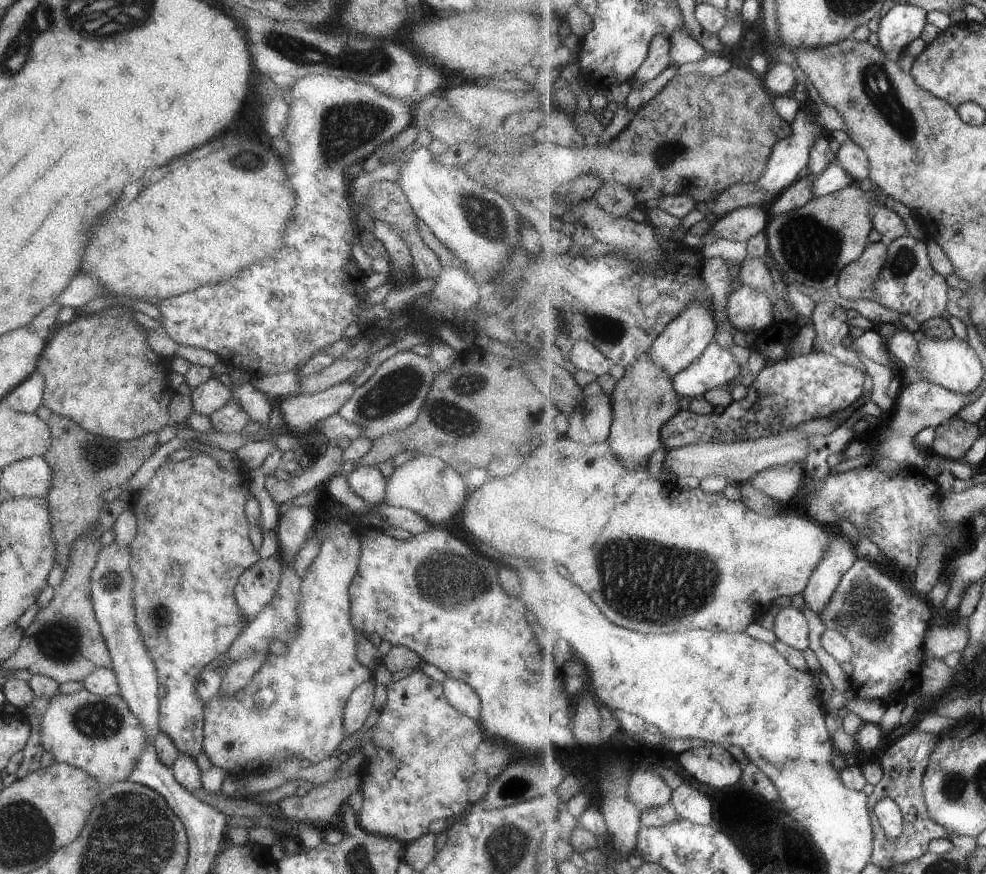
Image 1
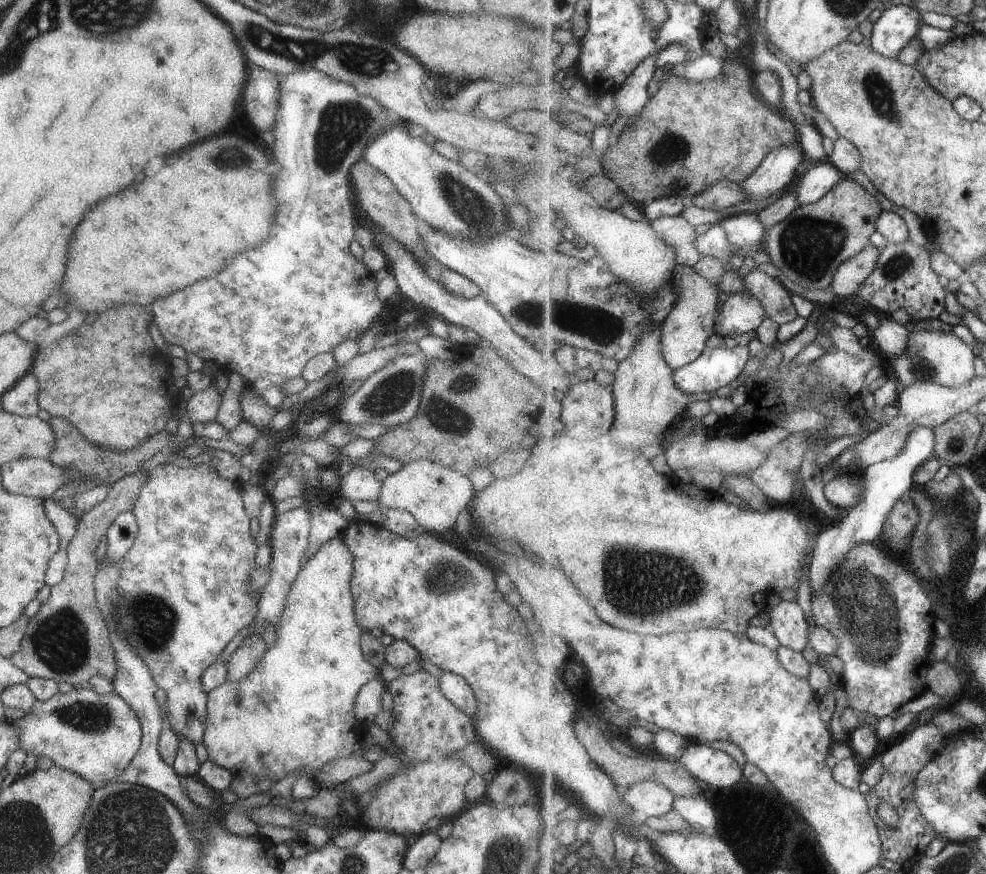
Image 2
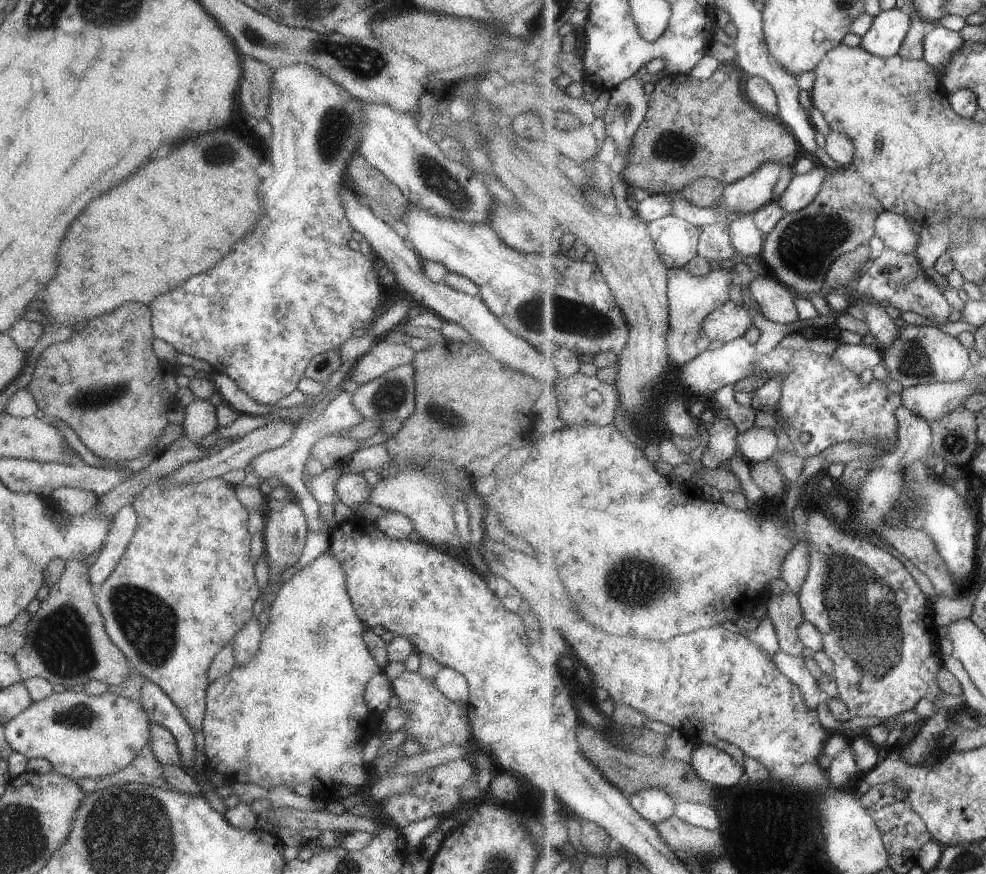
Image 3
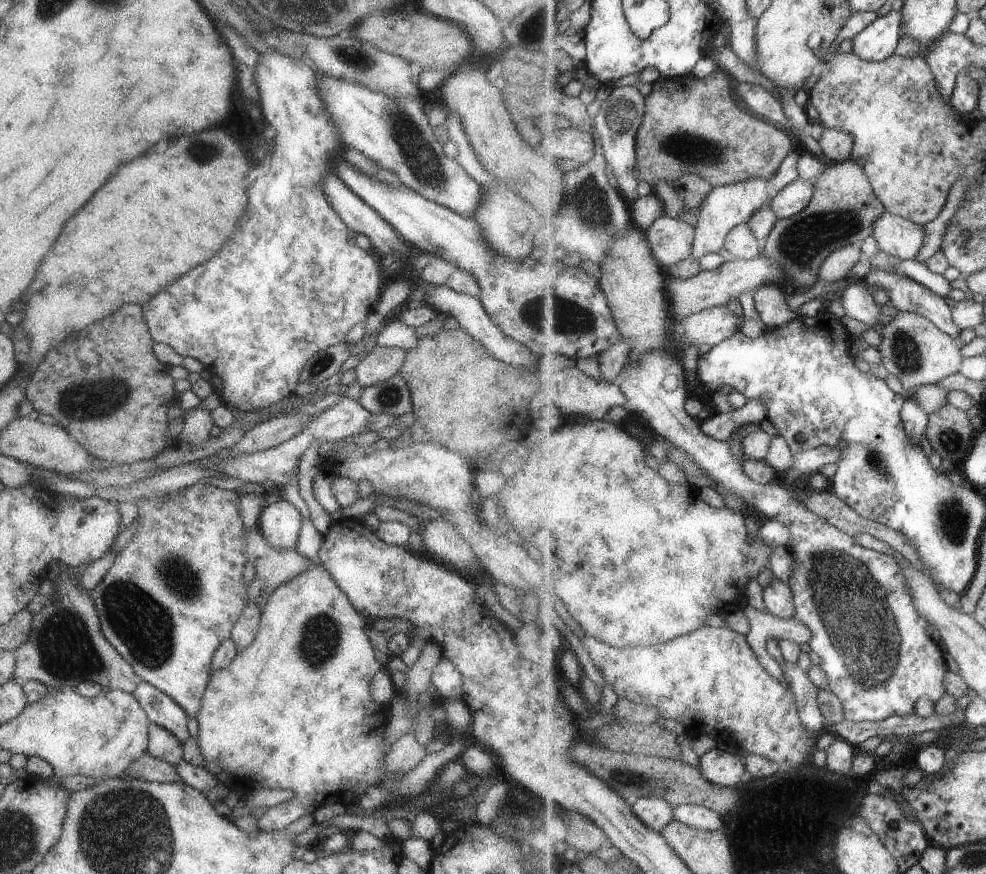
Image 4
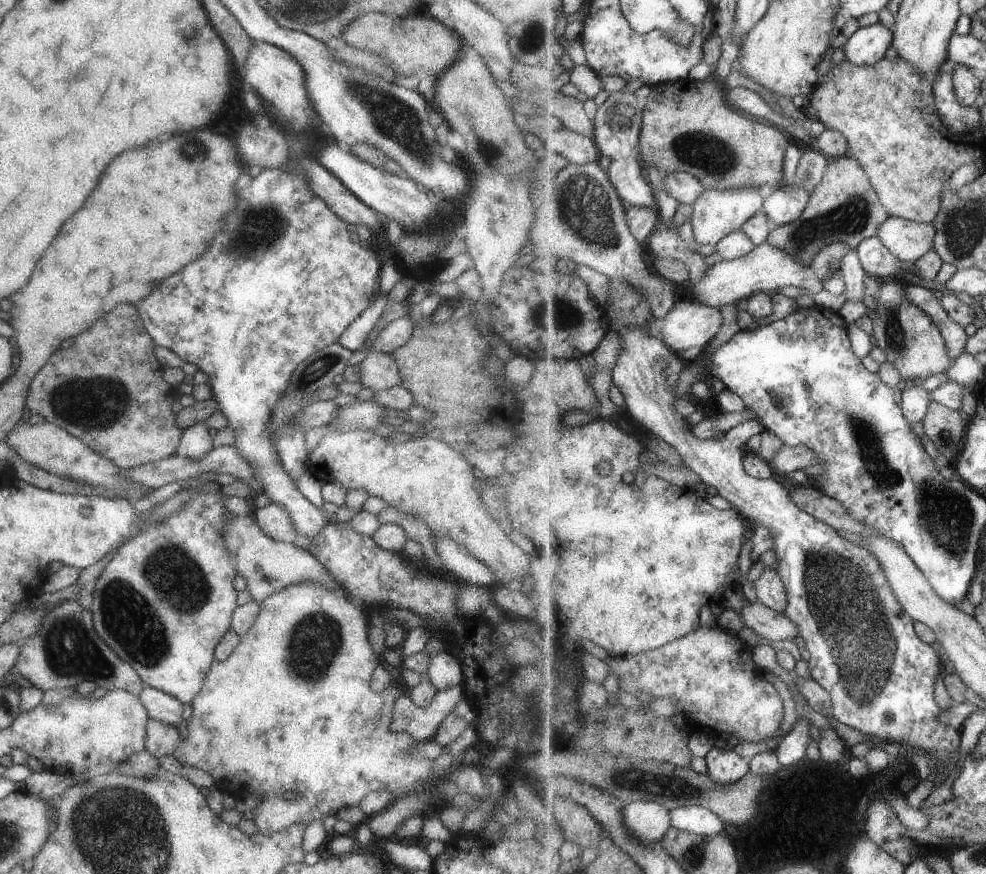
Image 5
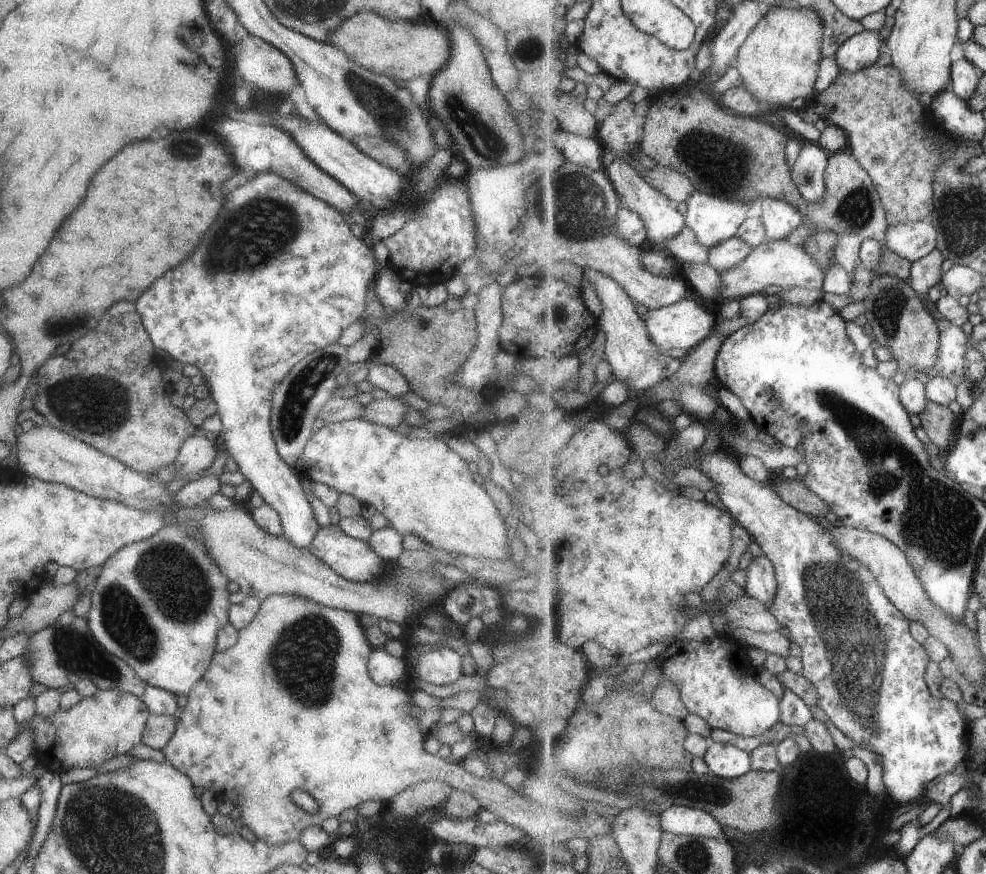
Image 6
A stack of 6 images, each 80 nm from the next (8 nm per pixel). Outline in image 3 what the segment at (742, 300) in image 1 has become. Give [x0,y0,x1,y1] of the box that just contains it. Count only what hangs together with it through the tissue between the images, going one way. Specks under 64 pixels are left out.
[703,301,756,343]

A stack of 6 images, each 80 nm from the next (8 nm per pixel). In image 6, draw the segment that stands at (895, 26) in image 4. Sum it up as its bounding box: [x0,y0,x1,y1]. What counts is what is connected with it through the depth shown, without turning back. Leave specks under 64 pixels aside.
[836,29,886,71]

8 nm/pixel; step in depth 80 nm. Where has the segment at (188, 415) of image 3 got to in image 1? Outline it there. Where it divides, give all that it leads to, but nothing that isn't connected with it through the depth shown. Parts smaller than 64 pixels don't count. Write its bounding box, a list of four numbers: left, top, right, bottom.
[190,376,230,416]

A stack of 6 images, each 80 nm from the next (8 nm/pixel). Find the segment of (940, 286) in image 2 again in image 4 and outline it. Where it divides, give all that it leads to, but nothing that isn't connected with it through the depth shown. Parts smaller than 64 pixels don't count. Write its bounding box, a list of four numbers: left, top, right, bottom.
[863,267,963,342]

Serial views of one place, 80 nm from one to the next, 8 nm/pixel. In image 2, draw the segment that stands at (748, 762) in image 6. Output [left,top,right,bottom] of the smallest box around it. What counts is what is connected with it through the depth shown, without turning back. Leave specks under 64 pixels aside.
[678,742,744,790]

